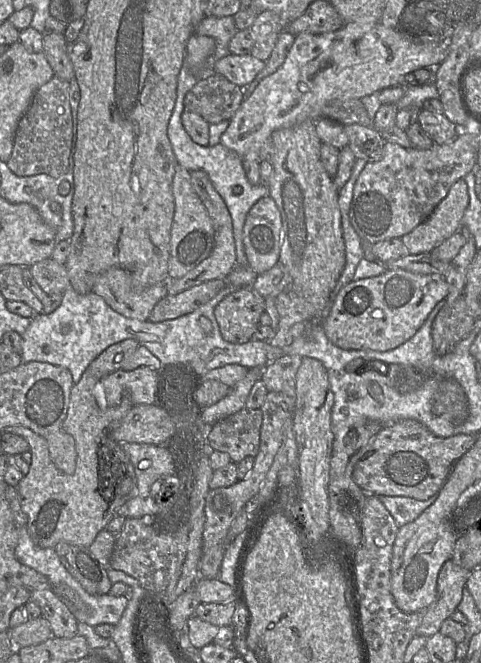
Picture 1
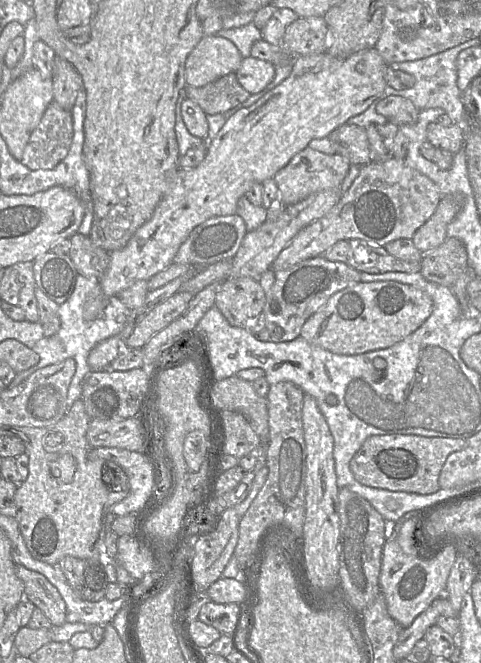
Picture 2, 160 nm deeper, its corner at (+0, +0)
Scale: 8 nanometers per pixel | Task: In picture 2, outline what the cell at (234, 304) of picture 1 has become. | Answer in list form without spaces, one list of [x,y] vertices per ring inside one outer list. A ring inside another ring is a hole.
[[[251,277],[226,279],[215,297],[215,306],[231,326],[245,328],[249,319],[264,308],[266,294],[259,280]]]

